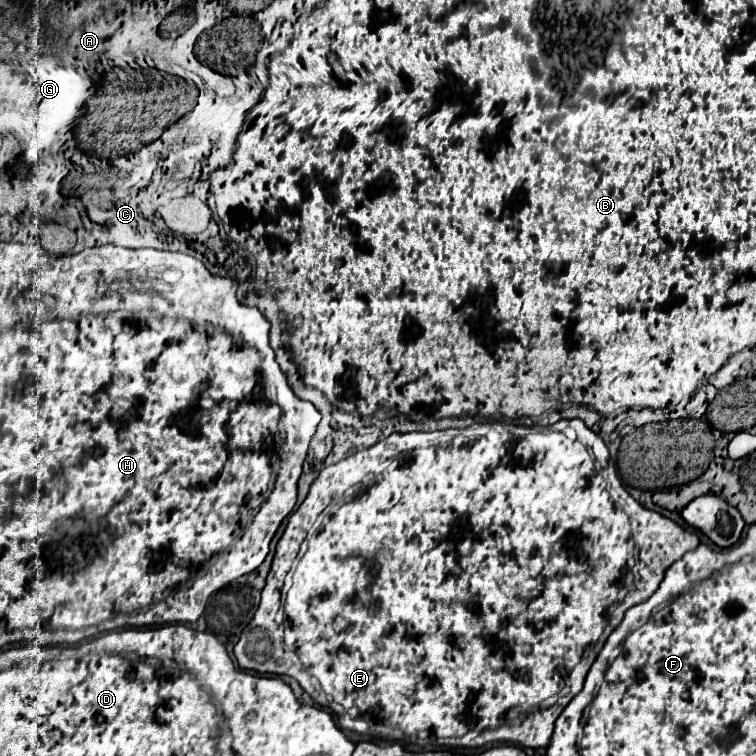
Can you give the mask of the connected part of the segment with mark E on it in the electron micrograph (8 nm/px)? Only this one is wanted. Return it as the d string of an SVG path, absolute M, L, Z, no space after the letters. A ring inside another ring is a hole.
M562 419L554 425L546 426L549 429L543 427L545 426L525 427L508 421L493 421L474 423L461 430L392 433L383 442L379 441L369 449L357 451L355 455L349 455L333 465L323 467L317 479L311 483L305 501L289 517L289 523L277 543L277 553L273 557L265 589L261 593L261 603L251 623L241 631L239 641L235 645L235 657L239 667L253 669L259 673L277 673L295 677L301 688L314 699L315 706L312 707L327 711L333 721L336 719L335 715L339 716L339 726L343 730L381 736L392 741L400 741L402 737L413 737L413 735L421 739L423 733L423 741L441 739L441 743L435 745L469 747L469 749L479 749L493 743L513 743L513 741L521 747L531 747L531 749L547 747L559 711L563 711L571 699L583 689L583 679L591 663L595 661L595 655L601 651L603 643L611 635L611 631L621 623L627 609L649 599L657 591L665 571L675 561L679 561L685 553L699 547L699 537L695 533L689 533L675 521L663 517L661 513L645 508L634 499L622 485L607 445L581 419L573 421ZM296 560L298 563L293 571L293 585L287 591L285 603L281 603L281 589L285 576ZM593 643L595 643L593 651L587 657L583 657L587 647Z

